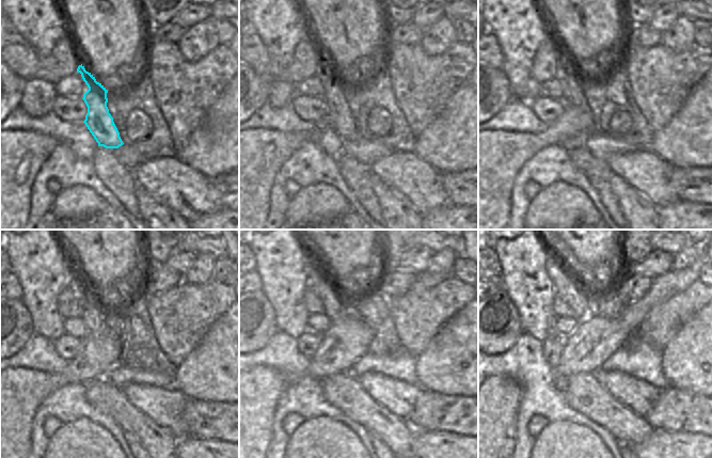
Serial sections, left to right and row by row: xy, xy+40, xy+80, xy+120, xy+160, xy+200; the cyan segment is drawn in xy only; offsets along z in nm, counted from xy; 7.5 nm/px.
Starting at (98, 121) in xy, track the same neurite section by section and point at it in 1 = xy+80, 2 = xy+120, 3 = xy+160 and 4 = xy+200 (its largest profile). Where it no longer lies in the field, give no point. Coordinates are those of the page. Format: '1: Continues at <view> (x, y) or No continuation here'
1: Continues at xy+80 (570, 76)
2: Continues at xy+120 (85, 293)
3: Continues at xy+160 (336, 302)
4: Continues at xy+200 (568, 285)

